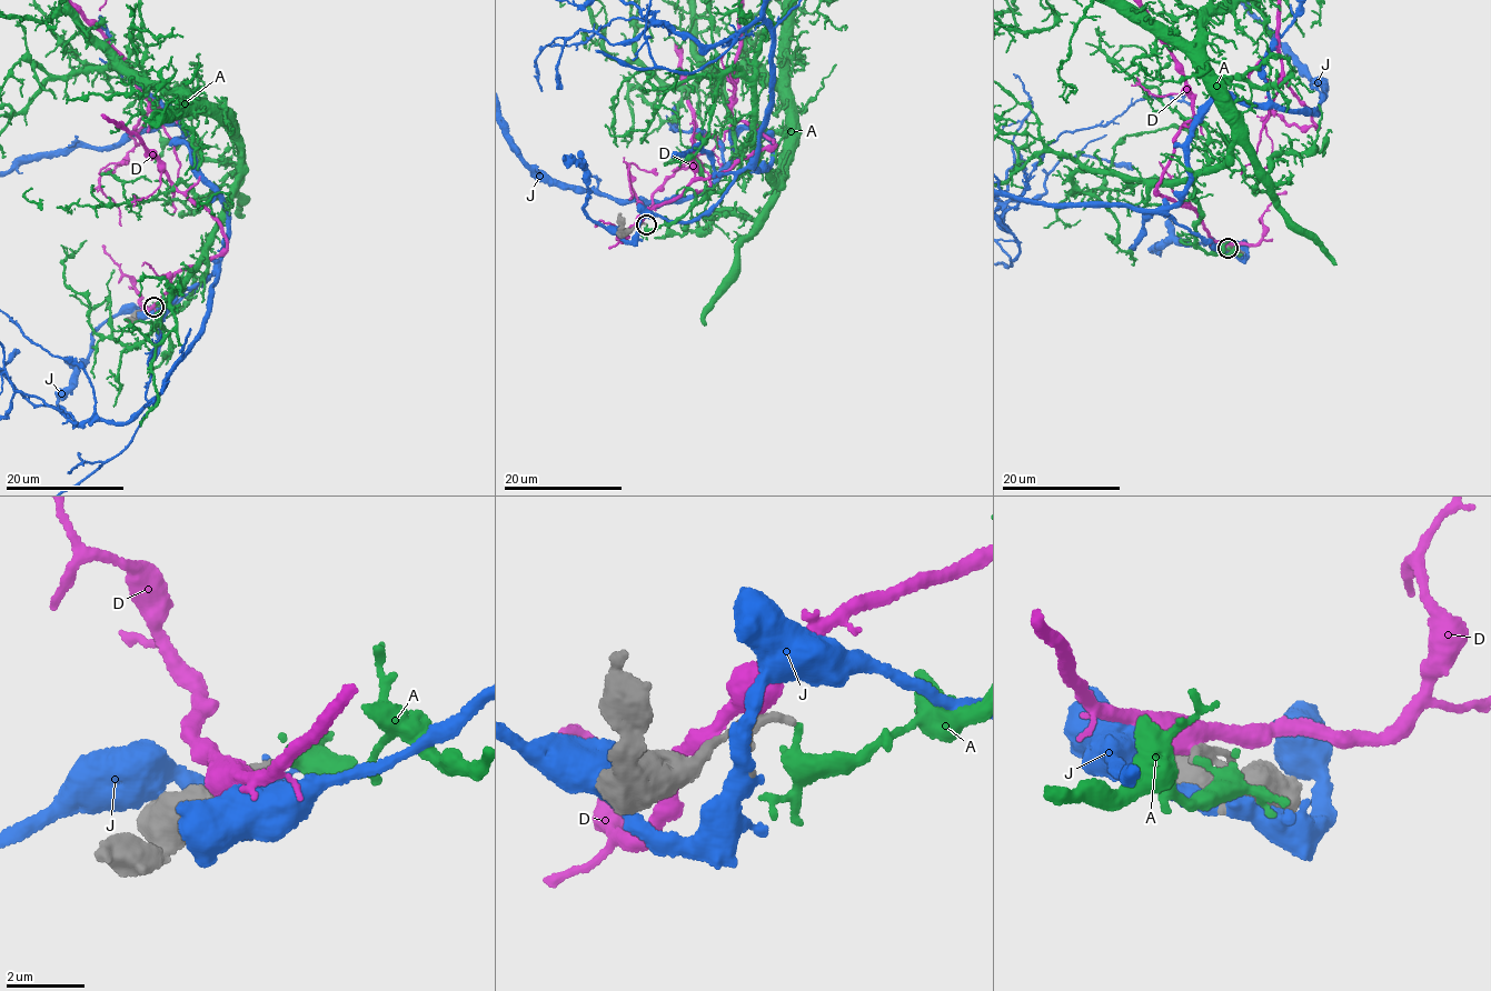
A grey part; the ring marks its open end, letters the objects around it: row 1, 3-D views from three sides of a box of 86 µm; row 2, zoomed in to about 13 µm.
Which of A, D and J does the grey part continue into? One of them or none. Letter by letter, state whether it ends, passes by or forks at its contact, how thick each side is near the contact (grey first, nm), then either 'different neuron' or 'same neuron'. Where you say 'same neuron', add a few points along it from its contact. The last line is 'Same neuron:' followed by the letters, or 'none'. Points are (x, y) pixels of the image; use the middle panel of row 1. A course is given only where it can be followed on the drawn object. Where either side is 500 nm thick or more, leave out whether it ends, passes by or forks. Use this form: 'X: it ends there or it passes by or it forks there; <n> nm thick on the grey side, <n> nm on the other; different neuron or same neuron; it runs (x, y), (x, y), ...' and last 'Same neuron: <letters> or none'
A: it passes by; 240 nm thick on the grey side, 190 nm on the other; different neuron
D: 240 nm thick on the grey side, 600 nm on the other; different neuron
J: it passes by; 150 nm thick on the grey side, 480 nm on the other; different neuron
Same neuron: none

